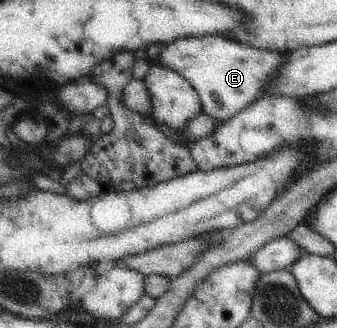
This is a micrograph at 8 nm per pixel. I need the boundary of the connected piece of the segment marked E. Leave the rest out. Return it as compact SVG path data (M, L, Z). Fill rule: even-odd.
M220 35L182 37L152 51L150 64L163 65L179 73L198 92L202 109L214 121L228 121L252 102L266 96L270 79L282 67L284 57L276 51L262 51Z

